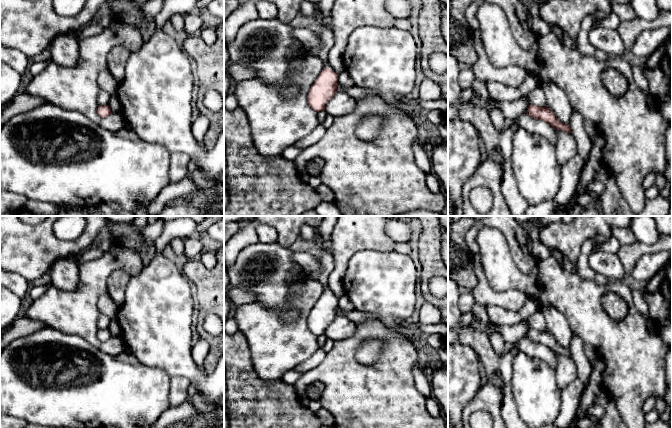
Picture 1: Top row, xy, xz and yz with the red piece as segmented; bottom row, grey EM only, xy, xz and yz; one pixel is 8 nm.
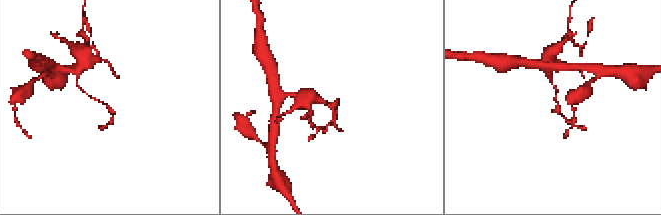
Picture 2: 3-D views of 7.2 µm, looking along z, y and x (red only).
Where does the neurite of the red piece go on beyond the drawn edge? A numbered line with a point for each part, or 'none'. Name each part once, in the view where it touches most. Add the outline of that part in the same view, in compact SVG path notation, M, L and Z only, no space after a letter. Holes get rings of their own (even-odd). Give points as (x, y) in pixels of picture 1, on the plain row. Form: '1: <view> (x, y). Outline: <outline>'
none

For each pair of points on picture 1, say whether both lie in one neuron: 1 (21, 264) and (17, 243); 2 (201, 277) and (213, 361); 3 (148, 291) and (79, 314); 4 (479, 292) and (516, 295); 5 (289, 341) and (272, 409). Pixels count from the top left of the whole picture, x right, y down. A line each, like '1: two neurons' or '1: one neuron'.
1: one neuron
2: one neuron
3: two neurons
4: one neuron
5: two neurons

